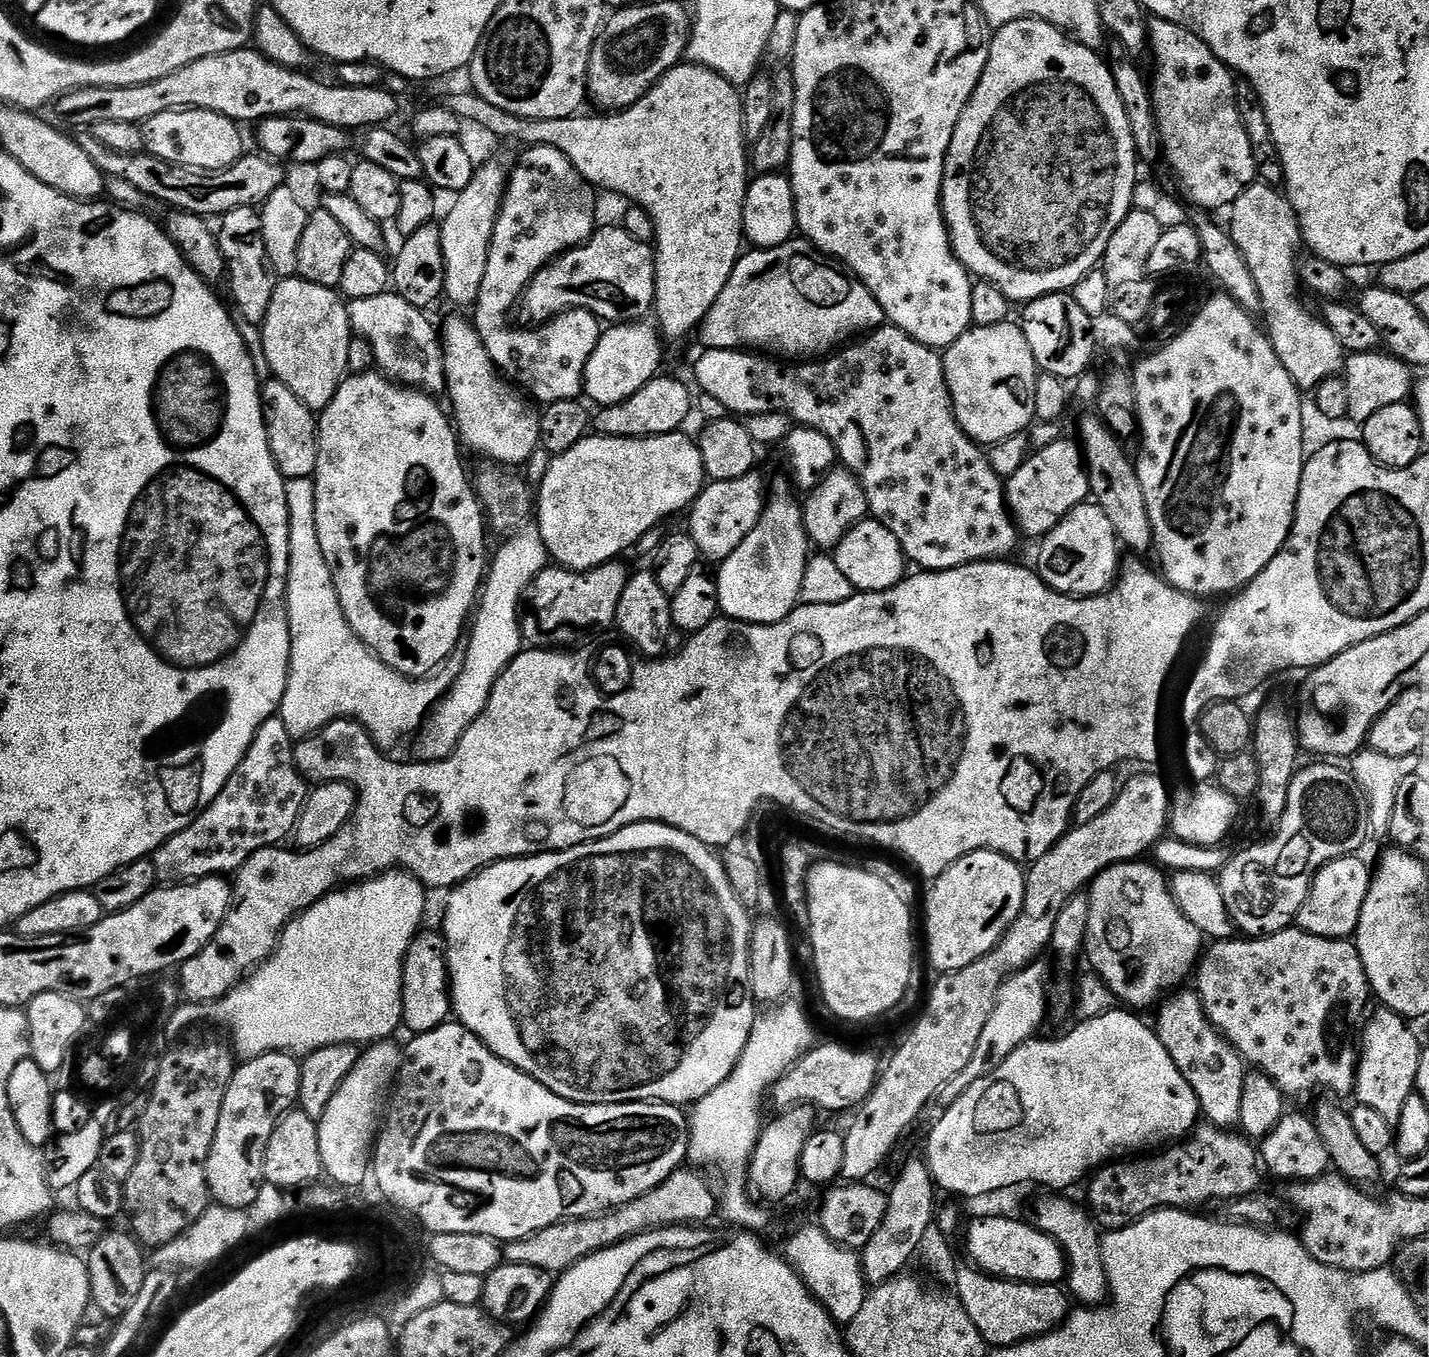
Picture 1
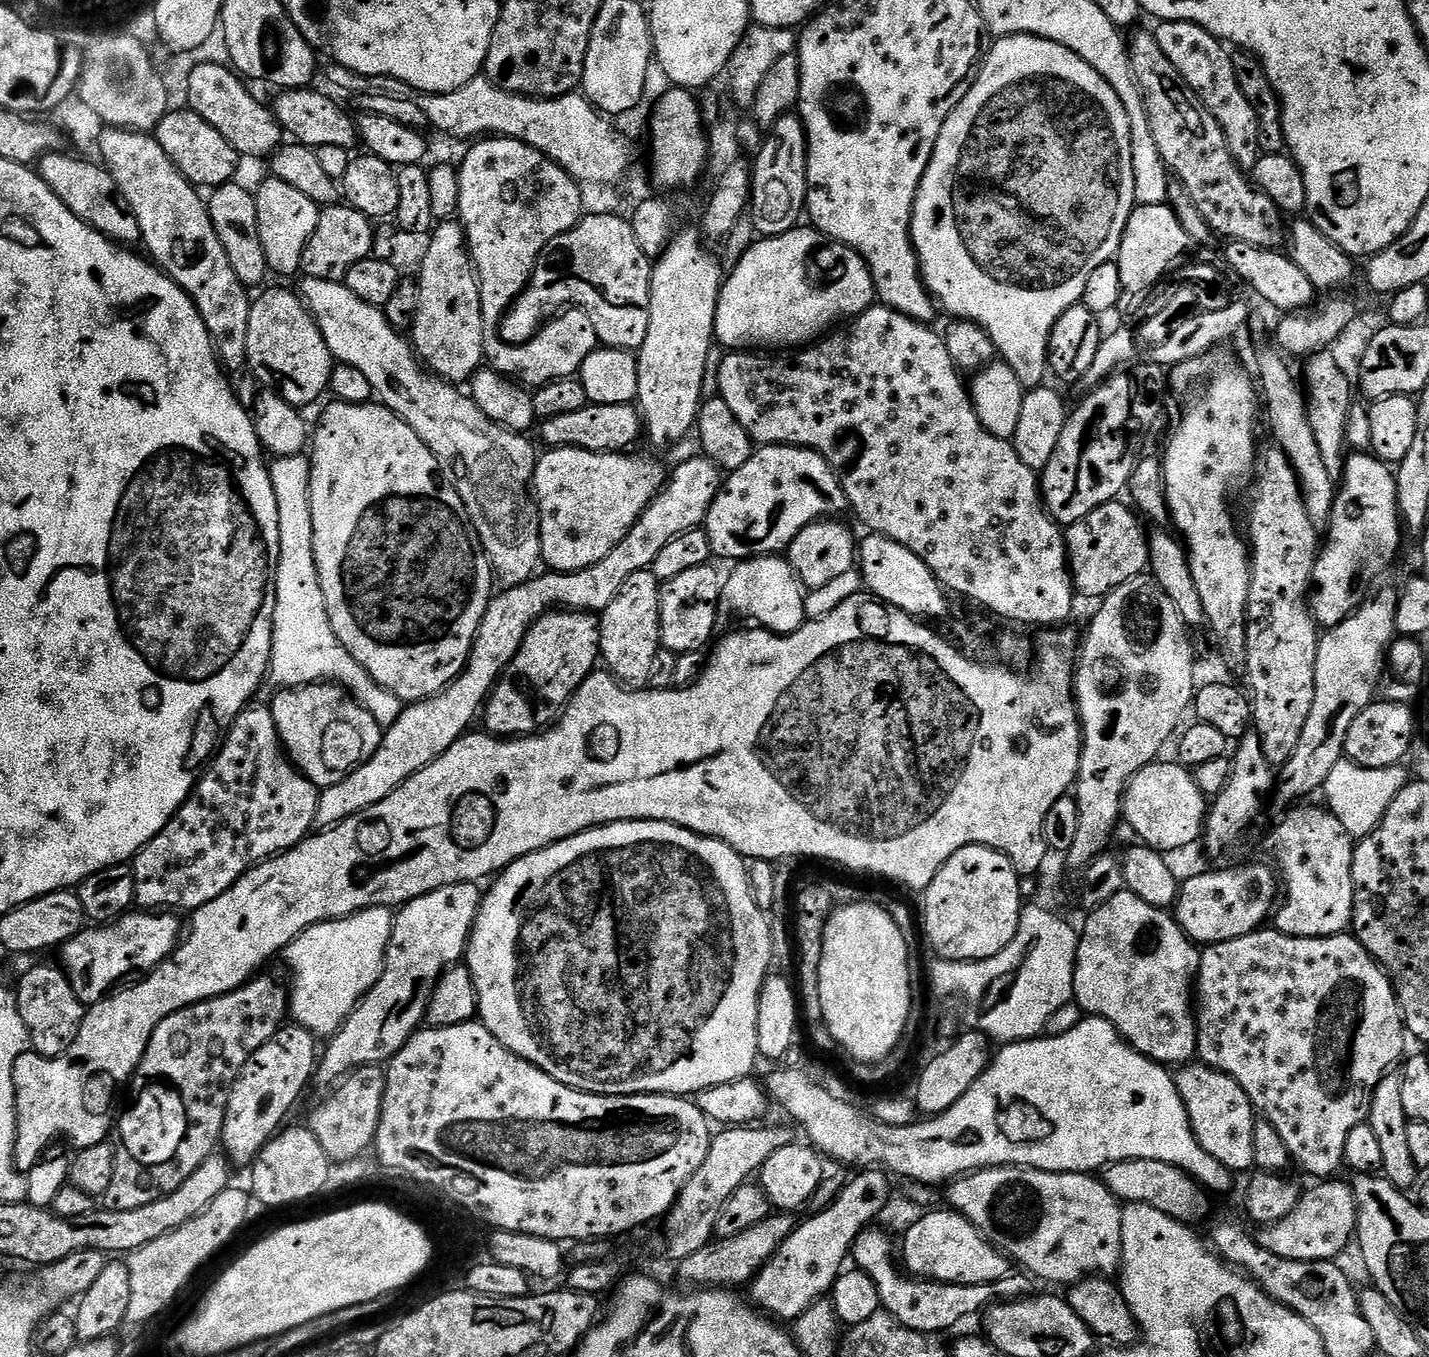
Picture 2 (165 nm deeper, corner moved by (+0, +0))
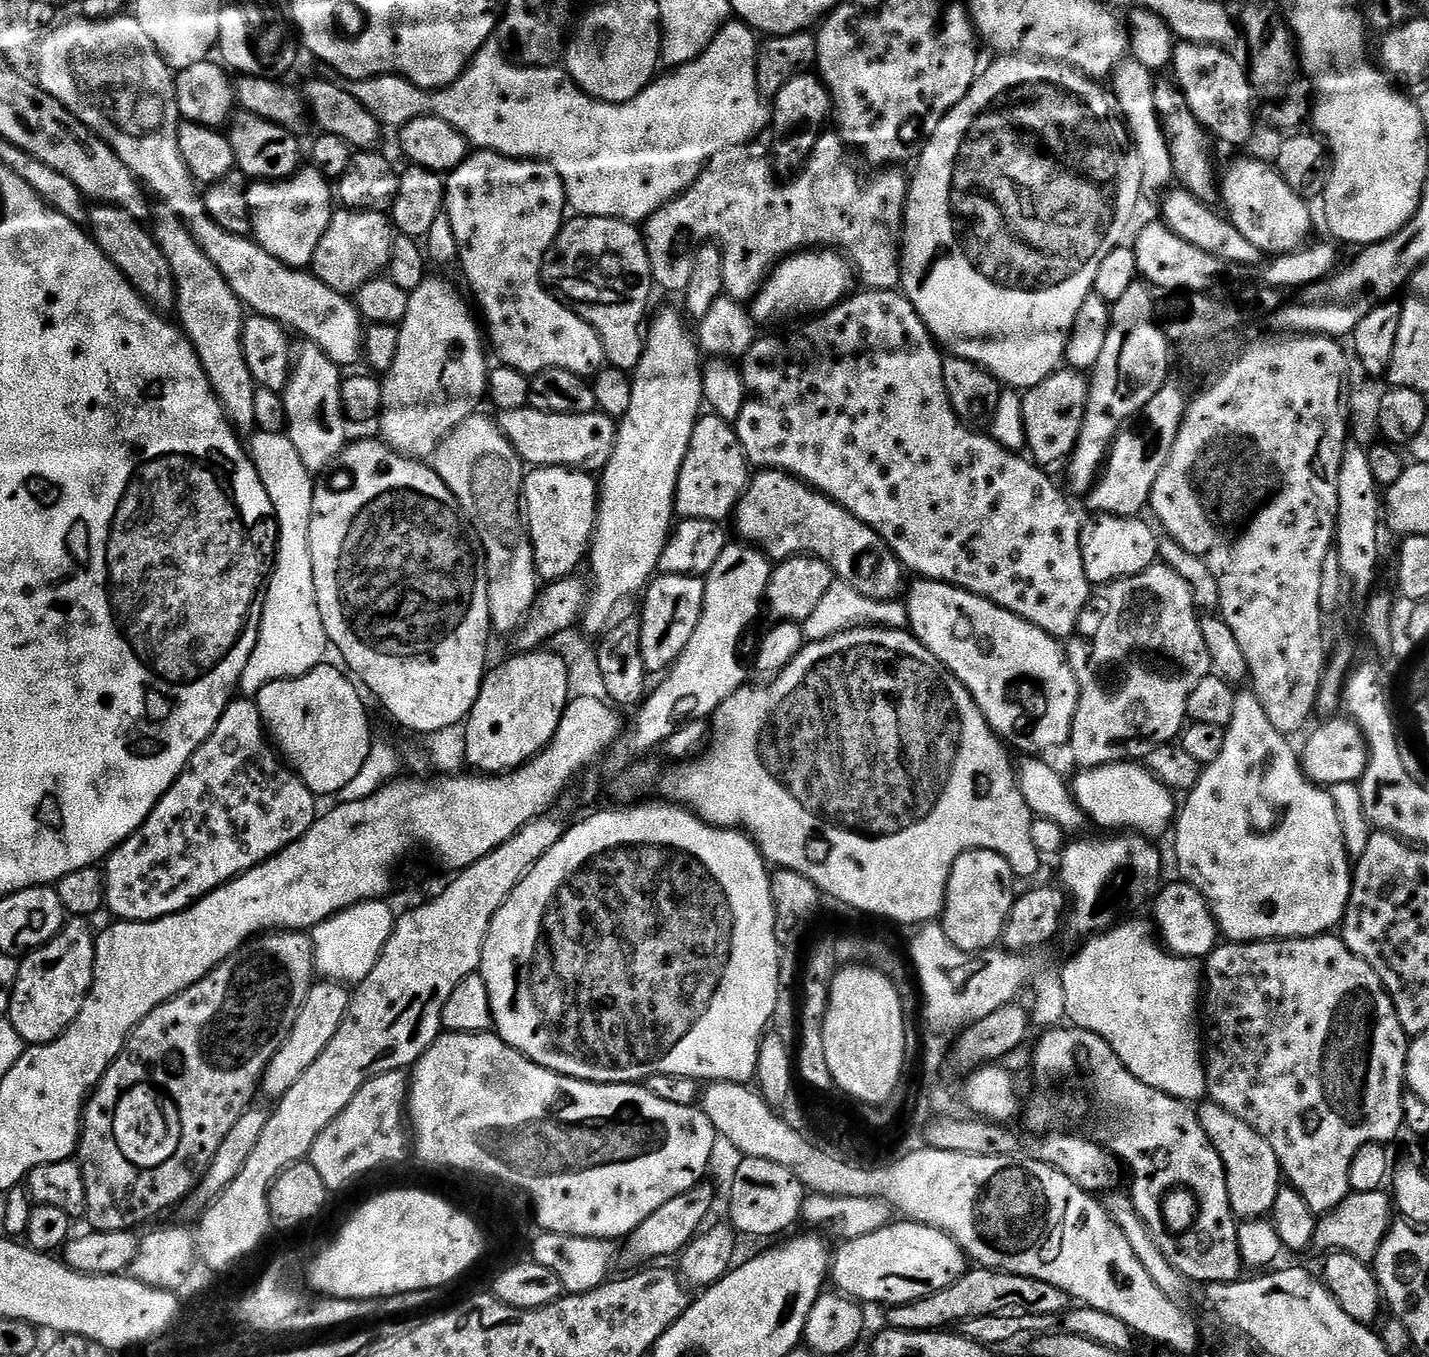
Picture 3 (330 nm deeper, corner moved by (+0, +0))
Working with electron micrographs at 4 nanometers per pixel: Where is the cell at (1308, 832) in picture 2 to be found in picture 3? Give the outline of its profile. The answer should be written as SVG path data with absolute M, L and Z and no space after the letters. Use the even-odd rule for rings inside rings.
M1251 690L1237 691L1234 698L1234 718L1230 718L1227 728L1224 729L1222 750L1214 762L1210 762L1201 771L1198 786L1194 791L1187 793L1185 802L1179 809L1174 821L1176 841L1174 847L1180 867L1183 883L1193 884L1199 890L1202 898L1210 906L1216 919L1219 935L1228 942L1247 942L1250 940L1289 940L1290 938L1306 938L1307 936L1322 936L1333 931L1332 928L1341 923L1344 912L1348 908L1348 899L1352 889L1353 865L1342 834L1342 822L1338 818L1338 806L1334 806L1334 798L1327 787L1313 784L1304 774L1300 766L1297 749L1291 748L1289 737L1284 736L1274 725L1270 718L1266 718L1266 710L1262 710L1262 702L1258 702Z

